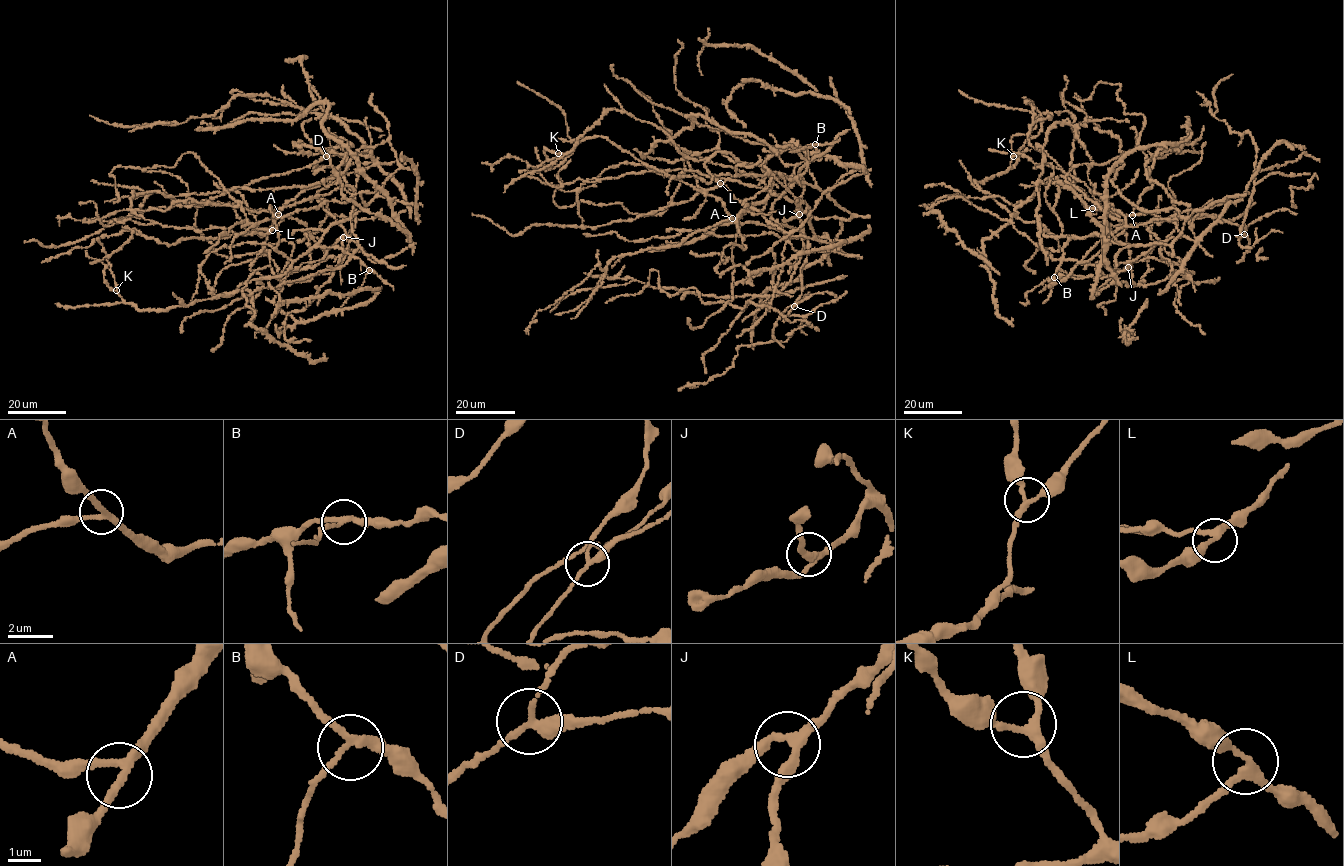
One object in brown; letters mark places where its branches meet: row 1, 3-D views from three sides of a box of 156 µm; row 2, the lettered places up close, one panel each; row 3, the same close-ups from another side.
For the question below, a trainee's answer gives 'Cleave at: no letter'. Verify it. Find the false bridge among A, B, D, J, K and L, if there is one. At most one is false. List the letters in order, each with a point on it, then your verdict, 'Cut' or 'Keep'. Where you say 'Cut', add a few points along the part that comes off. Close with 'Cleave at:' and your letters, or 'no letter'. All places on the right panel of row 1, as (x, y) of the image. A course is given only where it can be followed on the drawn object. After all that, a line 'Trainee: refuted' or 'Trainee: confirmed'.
A: Place: (1132, 215). Keep
B: Place: (1054, 277). Keep
D: Place: (1244, 234). Cut
J: Place: (1128, 267). Keep
K: Place: (1013, 156). Keep
L: Place: (1092, 208). Keep
Cleave at: D
Trainee: refuted

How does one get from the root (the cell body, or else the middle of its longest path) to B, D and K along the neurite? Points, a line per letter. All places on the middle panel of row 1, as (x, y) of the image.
B: (795, 150), (815, 144)
D: (795, 150), (807, 161), (806, 171), (774, 202), (771, 219), (800, 231), (807, 241), (802, 291), (794, 306)
K: (795, 150), (770, 155), (760, 165), (724, 152), (694, 161), (655, 126), (609, 109), (572, 150), (558, 153)

